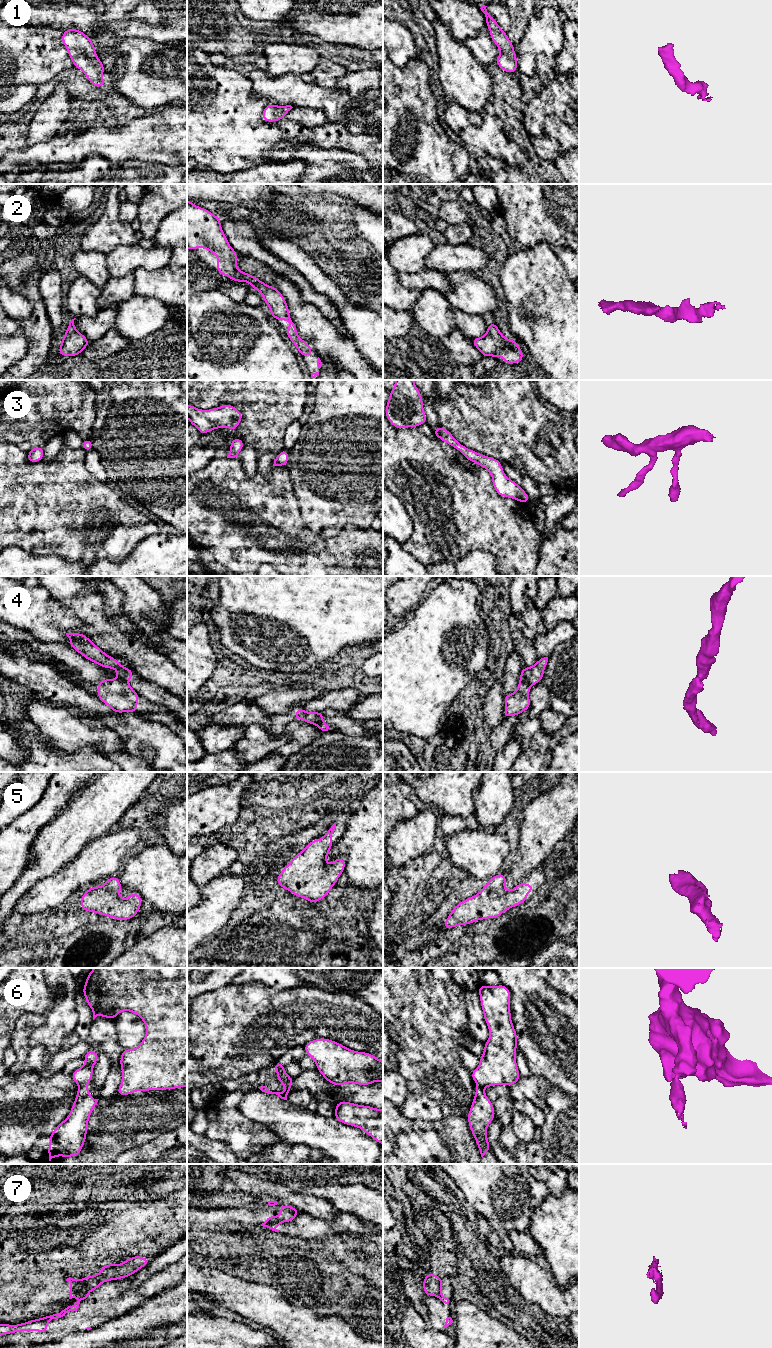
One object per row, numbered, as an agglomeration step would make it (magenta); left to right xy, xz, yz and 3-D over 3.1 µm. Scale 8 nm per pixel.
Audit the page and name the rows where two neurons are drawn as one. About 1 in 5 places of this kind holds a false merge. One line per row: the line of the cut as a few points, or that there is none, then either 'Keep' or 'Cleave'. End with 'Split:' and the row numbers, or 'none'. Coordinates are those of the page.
1: No split. Keep
2: No split. Keep
3: No split. Keep
4: Split along xy (119, 677), (127, 682). Cleave
5: No split. Keep
6: Split along xy (85, 1084), (79, 1086). Cleave
7: Split along yz (442, 1279), (437, 1296). Cleave
Split: 4, 6, 7

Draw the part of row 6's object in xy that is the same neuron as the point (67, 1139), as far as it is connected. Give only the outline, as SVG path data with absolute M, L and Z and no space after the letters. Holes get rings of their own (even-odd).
M86 1085L79 1086L71 1111L49 1135L49 1161L57 1156L78 1157L86 1140L88 1120L99 1099L91 1097Z

